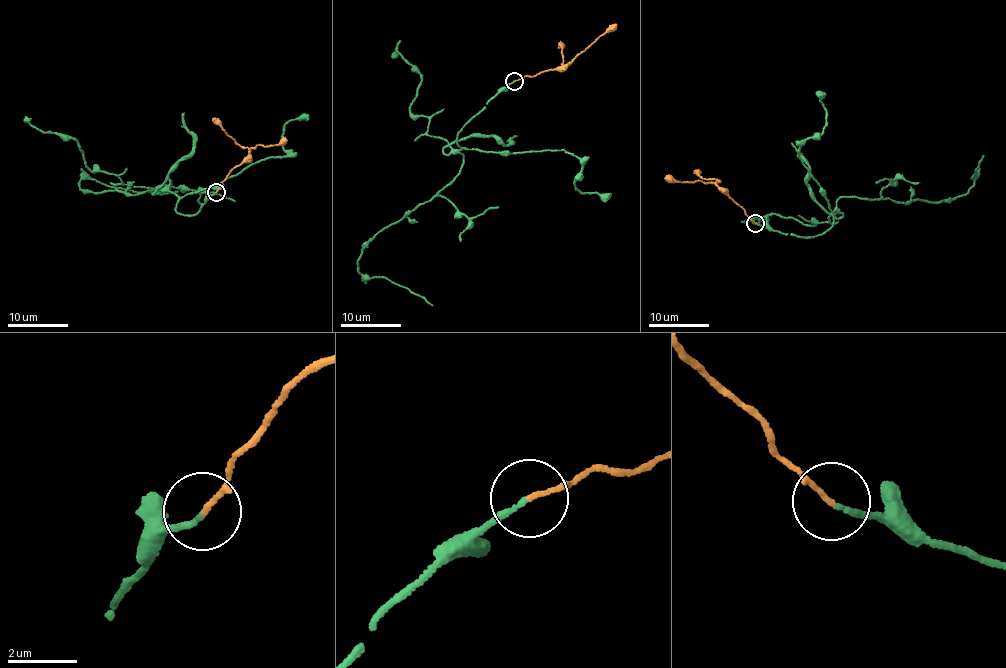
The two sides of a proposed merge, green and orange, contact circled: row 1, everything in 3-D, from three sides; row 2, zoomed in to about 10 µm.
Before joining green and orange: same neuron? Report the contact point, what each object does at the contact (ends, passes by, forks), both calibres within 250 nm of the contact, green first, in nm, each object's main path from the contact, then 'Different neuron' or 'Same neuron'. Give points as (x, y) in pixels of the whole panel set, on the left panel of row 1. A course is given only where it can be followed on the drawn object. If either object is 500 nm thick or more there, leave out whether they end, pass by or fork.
Place: (216, 192). At the ring green ends. At the ring orange ends. Thickness 140 nm (green) against 140 nm. Course of green: (216, 192), (190, 215), (175, 209), (170, 180), (166, 190), (125, 195), (89, 193), (78, 182), (178, 191). Course of orange: (216, 192), (231, 169), (246, 161), (251, 148), (258, 144), (267, 147), (287, 141). Same neuron

